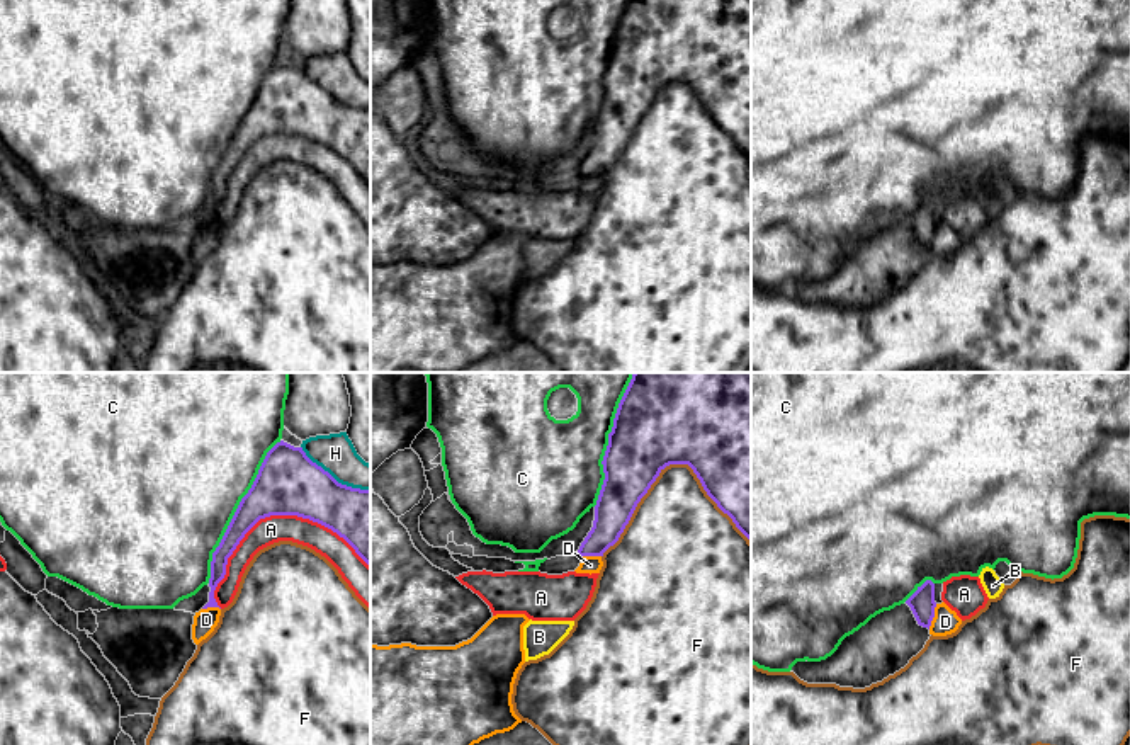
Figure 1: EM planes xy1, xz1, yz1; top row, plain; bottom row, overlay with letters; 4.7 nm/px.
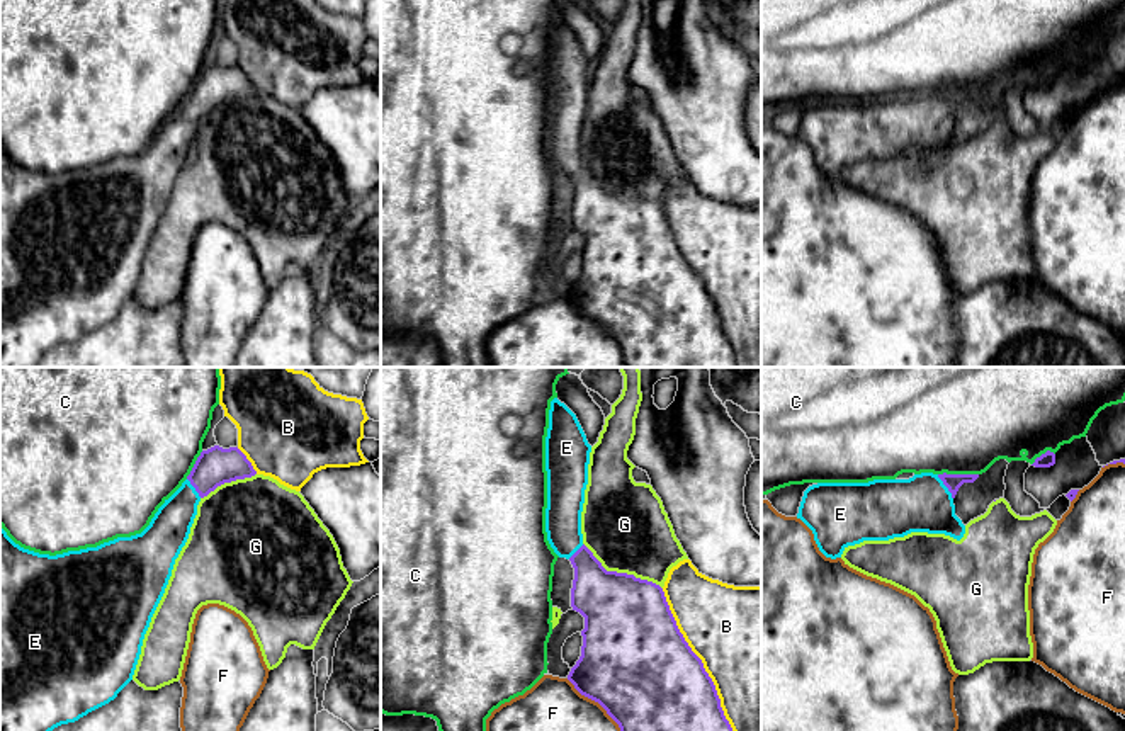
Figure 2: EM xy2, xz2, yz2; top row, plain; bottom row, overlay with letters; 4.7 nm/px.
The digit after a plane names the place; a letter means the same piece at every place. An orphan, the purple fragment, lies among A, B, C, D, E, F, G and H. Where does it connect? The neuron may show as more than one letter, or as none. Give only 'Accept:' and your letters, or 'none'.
Accept: E

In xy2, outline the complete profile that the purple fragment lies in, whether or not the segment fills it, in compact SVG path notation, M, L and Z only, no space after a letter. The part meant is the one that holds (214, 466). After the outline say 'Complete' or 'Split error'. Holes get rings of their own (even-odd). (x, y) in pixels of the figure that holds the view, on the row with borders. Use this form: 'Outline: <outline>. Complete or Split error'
Outline: M238 447L202 450L182 486L136 536L49 556L15 544L0 525L0 731L53 731L109 704L133 680L144 634L185 546L199 502L224 483L255 476Z. Split error

